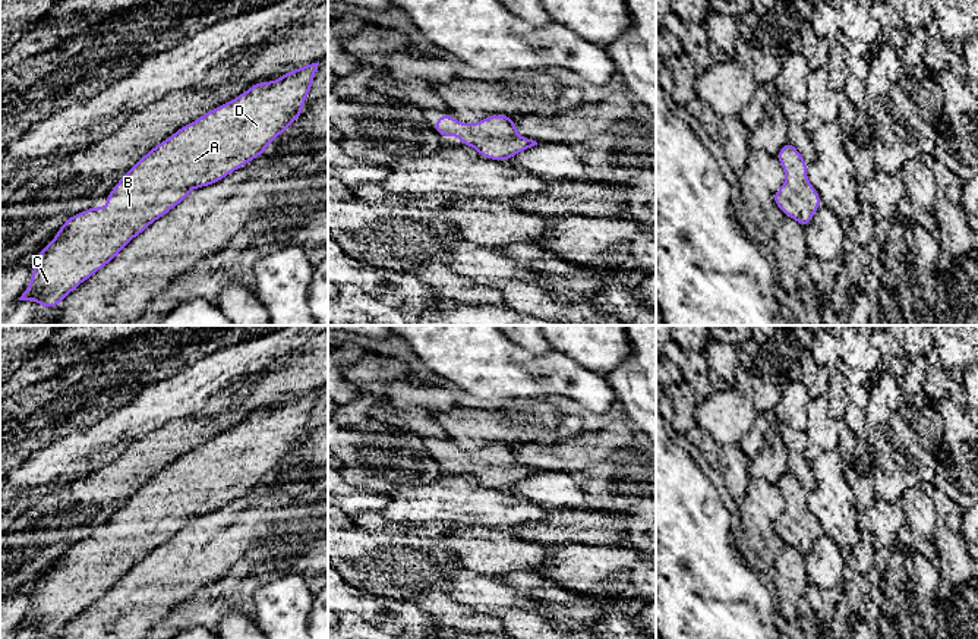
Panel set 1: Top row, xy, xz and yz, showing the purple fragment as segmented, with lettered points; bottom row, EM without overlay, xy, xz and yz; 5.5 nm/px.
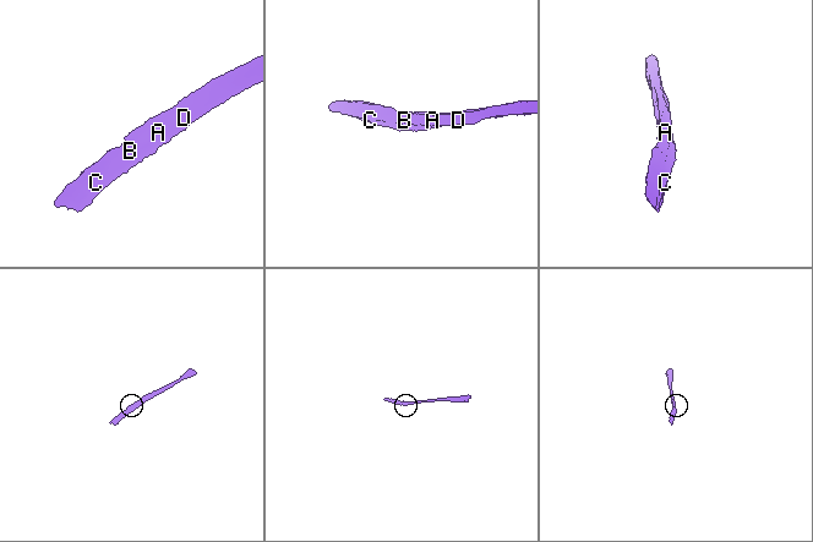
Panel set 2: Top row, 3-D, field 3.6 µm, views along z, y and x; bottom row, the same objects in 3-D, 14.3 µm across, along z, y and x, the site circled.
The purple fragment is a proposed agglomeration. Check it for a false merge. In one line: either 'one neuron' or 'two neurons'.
one neuron

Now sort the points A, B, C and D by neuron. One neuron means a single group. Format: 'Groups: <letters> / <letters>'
Groups: A B C D

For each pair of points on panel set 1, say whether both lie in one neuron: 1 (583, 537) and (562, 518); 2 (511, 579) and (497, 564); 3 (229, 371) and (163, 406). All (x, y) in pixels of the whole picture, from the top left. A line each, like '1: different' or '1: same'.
1: same
2: different
3: same

